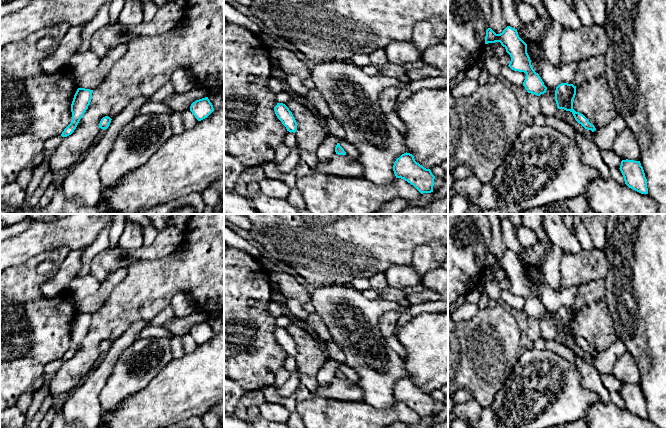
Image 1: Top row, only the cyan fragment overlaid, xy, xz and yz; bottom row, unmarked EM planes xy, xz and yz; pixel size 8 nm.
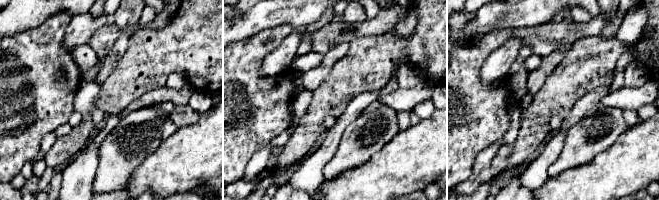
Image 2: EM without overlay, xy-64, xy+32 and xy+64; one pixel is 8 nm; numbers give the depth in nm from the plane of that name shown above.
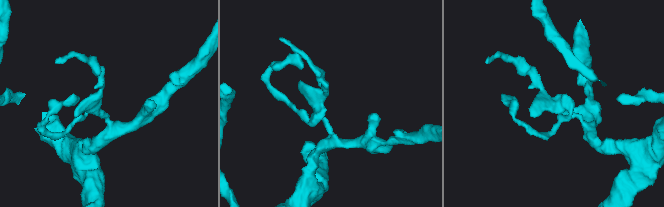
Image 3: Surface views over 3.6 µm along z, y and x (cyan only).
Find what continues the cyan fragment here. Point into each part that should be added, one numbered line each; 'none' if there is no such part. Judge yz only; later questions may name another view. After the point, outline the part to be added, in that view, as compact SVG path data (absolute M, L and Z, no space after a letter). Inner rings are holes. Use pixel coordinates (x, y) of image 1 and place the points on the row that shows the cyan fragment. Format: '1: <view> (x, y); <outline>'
none

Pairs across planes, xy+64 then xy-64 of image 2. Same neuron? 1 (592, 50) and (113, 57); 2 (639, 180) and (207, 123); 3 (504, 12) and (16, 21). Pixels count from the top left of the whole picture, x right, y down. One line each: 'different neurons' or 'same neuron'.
1: different neurons
2: same neuron
3: same neuron

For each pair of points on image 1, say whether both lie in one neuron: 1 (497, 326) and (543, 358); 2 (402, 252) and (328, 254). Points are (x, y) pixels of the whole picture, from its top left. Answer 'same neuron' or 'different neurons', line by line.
1: different neurons
2: same neuron

